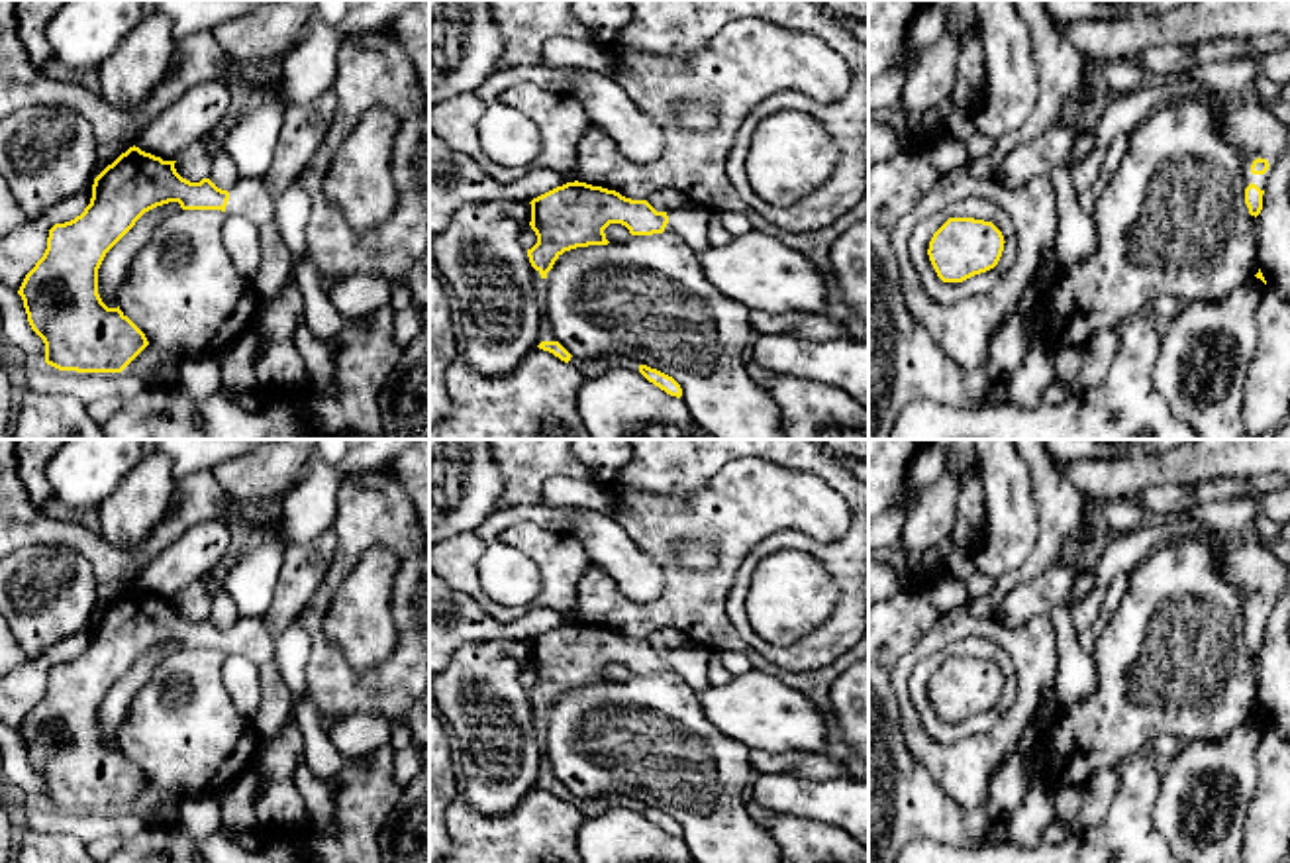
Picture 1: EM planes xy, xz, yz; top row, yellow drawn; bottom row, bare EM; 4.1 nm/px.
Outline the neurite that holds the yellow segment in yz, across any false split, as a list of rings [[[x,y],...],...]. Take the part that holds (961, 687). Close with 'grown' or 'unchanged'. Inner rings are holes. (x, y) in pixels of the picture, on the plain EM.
[[[949,657],[929,681],[929,700],[943,722],[963,722],[994,708],[1004,690],[1004,675],[974,657]]] | unchanged

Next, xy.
[[[129,586],[94,618],[84,651],[49,669],[43,696],[18,730],[31,769],[45,783],[47,804],[76,812],[122,812],[149,785],[120,745],[102,741],[98,708],[145,651],[169,641],[253,661],[261,686],[253,728],[263,741],[280,734],[292,696],[274,663],[267,618],[237,618],[229,630],[222,630],[210,618],[182,618],[174,602]]] | grown

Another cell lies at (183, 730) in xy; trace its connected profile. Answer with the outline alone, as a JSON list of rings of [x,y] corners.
[[[176,649],[153,669],[127,708],[118,745],[163,792],[220,794],[263,745],[251,718],[235,708],[223,685],[225,657],[222,649]]]

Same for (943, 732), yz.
[[[967,637],[927,655],[919,661],[910,677],[910,698],[919,712],[919,720],[927,736],[943,745],[959,743],[963,739],[988,734],[1000,720],[1000,716],[1017,698],[1017,673],[1012,665],[1010,655],[992,639],[986,637]],[[949,657],[974,657],[992,661],[1004,675],[1004,690],[998,704],[986,712],[974,714],[963,722],[943,722],[927,694],[929,681],[933,673]]]

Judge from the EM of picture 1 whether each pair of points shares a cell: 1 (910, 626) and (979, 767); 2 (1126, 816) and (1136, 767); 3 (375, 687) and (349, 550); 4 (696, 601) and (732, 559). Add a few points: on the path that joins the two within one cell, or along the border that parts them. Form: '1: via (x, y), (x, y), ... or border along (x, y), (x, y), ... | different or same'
1: border along (942, 614), (898, 659), (893, 679) | different
2: via (1132, 805), (1136, 779) | same
3: via (336, 667), (316, 638), (316, 609), (326, 589) | same
4: via (706, 591), (726, 569) | same

